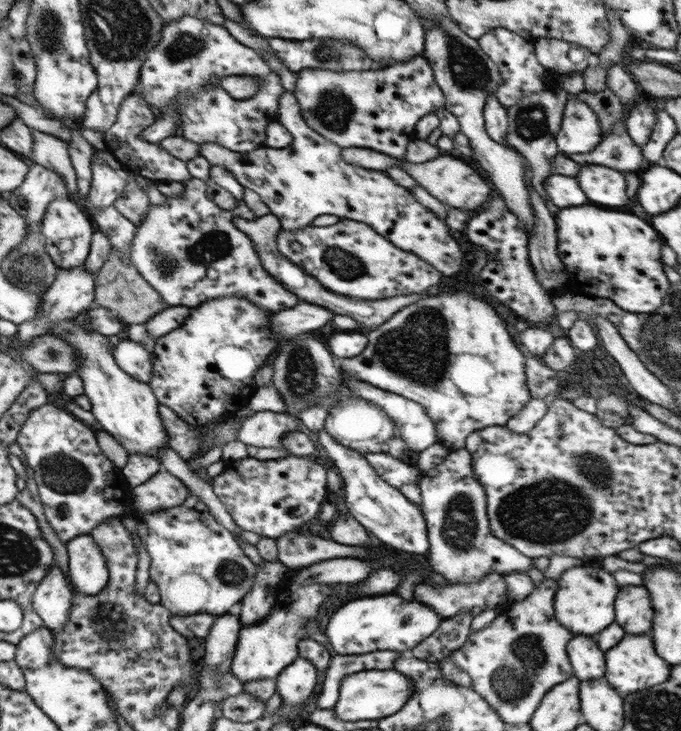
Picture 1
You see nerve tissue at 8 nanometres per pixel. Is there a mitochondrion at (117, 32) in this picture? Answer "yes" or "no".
yes

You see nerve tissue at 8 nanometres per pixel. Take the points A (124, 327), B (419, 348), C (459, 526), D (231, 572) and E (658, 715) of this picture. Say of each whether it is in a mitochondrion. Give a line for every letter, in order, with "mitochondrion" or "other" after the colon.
A: other
B: mitochondrion
C: mitochondrion
D: mitochondrion
E: mitochondrion

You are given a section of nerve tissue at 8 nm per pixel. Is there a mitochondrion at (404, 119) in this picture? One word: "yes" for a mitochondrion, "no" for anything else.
no

